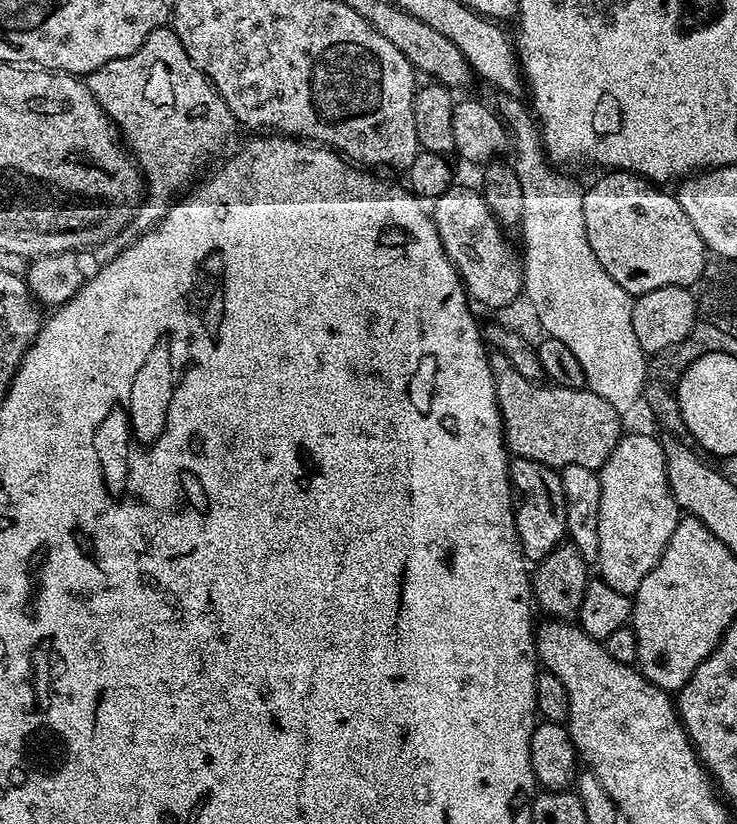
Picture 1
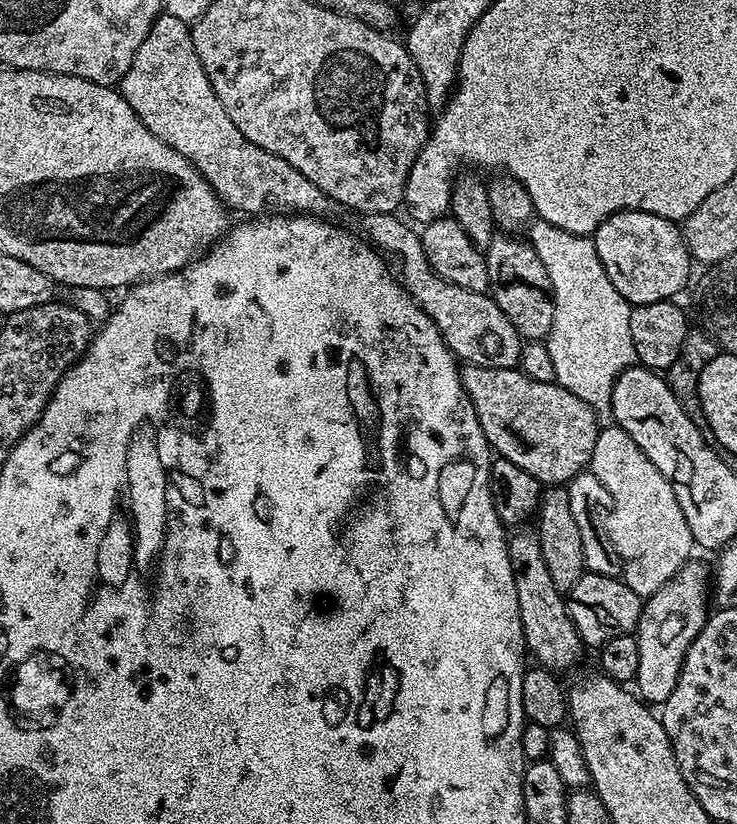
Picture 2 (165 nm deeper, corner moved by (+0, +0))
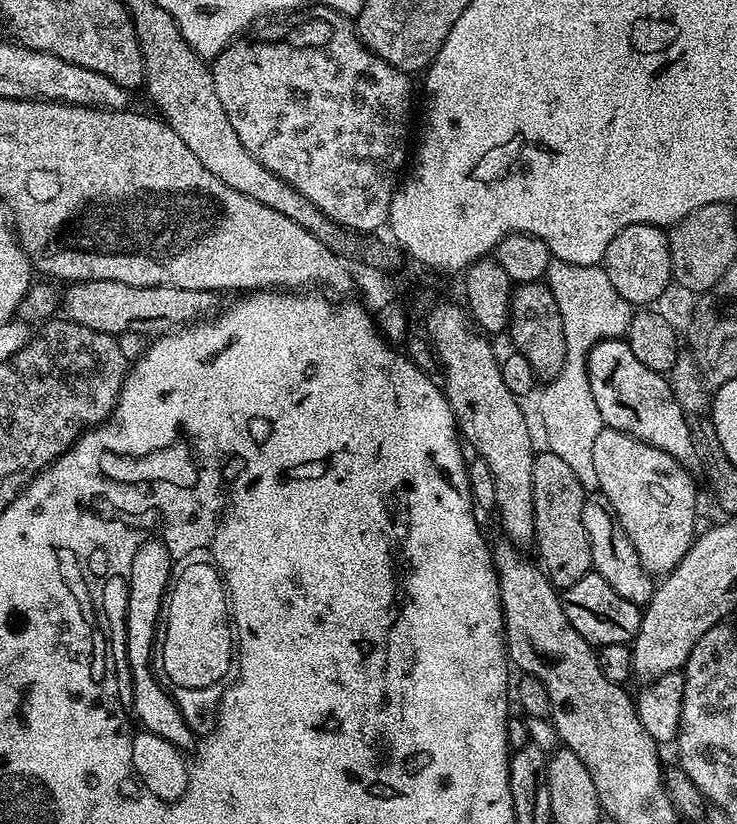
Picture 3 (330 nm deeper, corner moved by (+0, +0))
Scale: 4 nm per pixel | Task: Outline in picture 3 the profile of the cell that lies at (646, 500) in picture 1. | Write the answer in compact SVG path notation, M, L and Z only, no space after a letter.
M604 427L602 434L598 434L598 439L594 441L594 470L598 470L599 491L610 498L616 521L630 538L630 542L634 542L634 550L638 550L644 571L653 578L663 578L676 569L698 535L696 484L684 468L687 467L670 454L613 428Z

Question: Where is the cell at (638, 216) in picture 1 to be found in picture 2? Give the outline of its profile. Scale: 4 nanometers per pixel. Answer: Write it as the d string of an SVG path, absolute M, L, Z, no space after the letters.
M638 210L615 212L597 226L594 239L606 278L614 282L614 290L633 306L676 298L687 286L688 275L694 269L692 255L684 245L683 231L658 214Z

